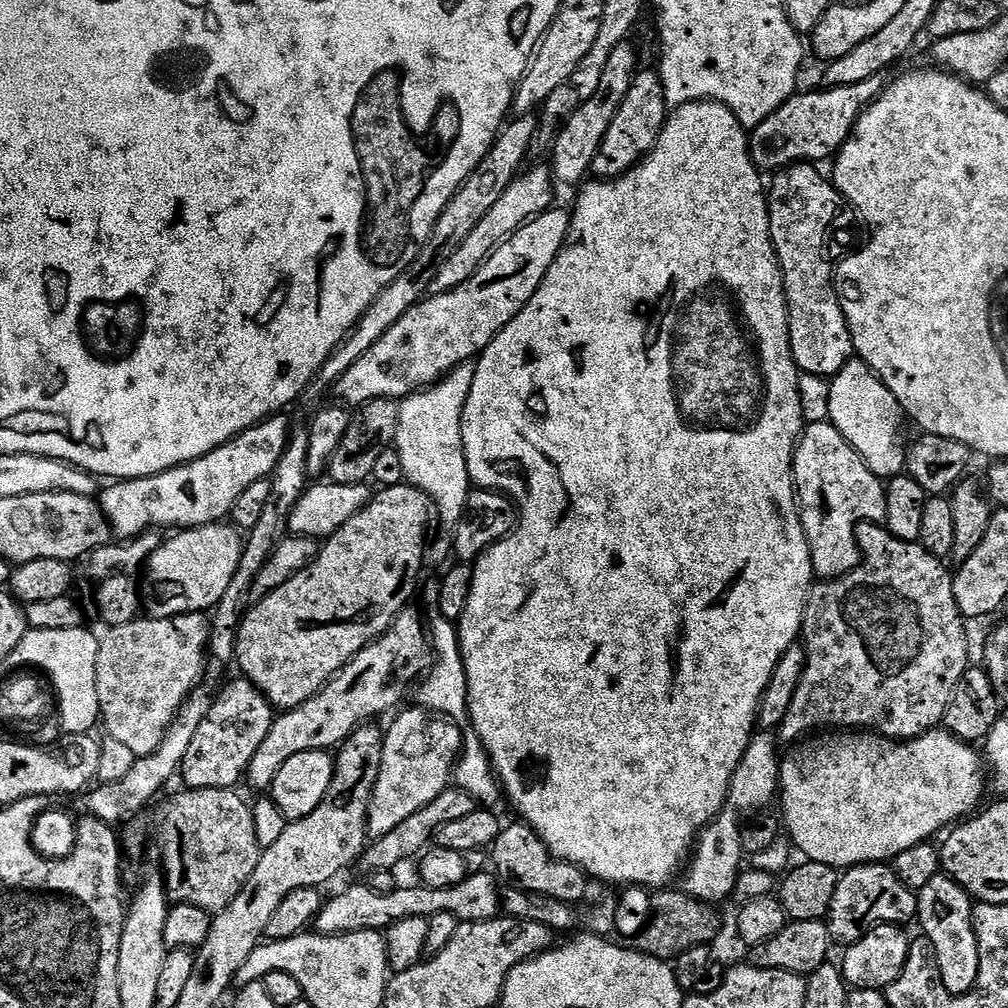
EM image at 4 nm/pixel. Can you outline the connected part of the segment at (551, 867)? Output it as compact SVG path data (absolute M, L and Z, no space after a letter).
M505 823L501 827L498 838L492 843L490 864L495 875L505 885L515 886L534 894L546 894L546 898L558 898L558 902L579 905L578 902L587 894L588 883L590 883L586 873L576 864L568 864L565 860L554 856L544 845L544 840L538 838L538 834L529 824L515 823Z

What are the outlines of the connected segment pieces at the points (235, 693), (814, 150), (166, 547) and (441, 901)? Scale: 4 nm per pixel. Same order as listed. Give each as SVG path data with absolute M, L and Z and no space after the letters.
M246 678L232 680L224 688L224 693L213 699L202 726L194 733L190 750L180 764L179 775L189 789L193 788L230 788L235 789L239 780L245 779L248 766L258 746L262 746L274 719L271 702Z
M883 75L866 78L866 82L854 82L850 86L821 87L821 92L801 91L791 96L766 122L750 132L752 161L761 170L783 170L801 162L817 162L835 157L845 142L861 112L884 91Z
M228 522L203 524L172 535L177 536L172 536L169 540L167 537L146 565L146 612L149 617L157 620L204 614L215 609L238 570L242 551L241 533Z
M485 870L483 872L473 872L467 876L462 882L458 882L458 886L446 886L446 890L434 890L433 888L428 888L425 884L417 883L415 885L416 888L404 888L404 886L397 886L393 892L390 894L381 894L380 892L375 892L374 890L370 890L367 886L367 883L360 882L360 884L356 884L353 888L348 888L345 892L340 892L337 896L332 896L323 901L321 910L319 914L316 915L314 921L315 931L321 932L323 936L337 936L338 934L342 934L343 932L362 932L365 930L387 930L390 925L394 922L398 922L402 918L414 918L415 916L433 916L434 914L442 914L445 912L446 914L454 914L456 916L457 921L463 922L465 924L473 924L474 922L482 922L483 920L495 920L497 916L501 915L502 909L500 906L500 893L501 889L499 887L496 888L496 884L498 885L498 880L495 875L491 871Z

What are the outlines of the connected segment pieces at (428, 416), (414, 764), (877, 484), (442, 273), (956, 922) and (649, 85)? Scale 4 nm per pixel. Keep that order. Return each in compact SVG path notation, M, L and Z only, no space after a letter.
M475 363L459 364L440 383L399 401L400 421L394 446L398 454L402 454L404 479L428 495L438 524L440 520L440 533L437 536L435 533L426 556L429 565L444 564L448 556L450 558L453 555L453 536L456 527L465 519L470 481L462 446L462 418L475 373Z
M419 706L411 707L405 707L384 732L382 766L368 803L368 835L372 838L390 834L390 830L402 826L410 814L416 814L422 806L430 806L454 780L462 747L461 725Z
M809 423L804 431L800 433L800 438L796 442L796 453L792 456L792 483L796 485L796 499L800 509L800 521L804 527L804 533L808 539L808 545L812 551L812 571L821 581L835 580L837 576L843 576L844 573L852 571L862 559L861 545L856 543L856 526L861 522L883 522L886 518L886 484L879 476L876 476L866 466L866 462L862 462L859 454L852 449L846 442L846 438L842 438L842 434L838 434L838 430L832 423Z
M544 167L532 168L528 173L526 172L517 175L516 179L512 181L512 185L506 190L506 194L502 194L502 198L498 198L498 202L494 202L494 206L490 206L490 214L486 214L486 218L482 218L482 222L478 222L478 226L474 226L474 230L470 230L470 234L466 234L466 242L462 242L462 246L458 246L458 250L454 254L450 254L450 258L446 258L446 262L442 262L440 267L432 273L430 288L433 293L454 290L458 286L462 286L462 282L466 282L480 269L480 265L487 260L501 242L507 240L522 225L527 224L533 216L541 216L543 212L549 211L553 207L554 177L551 171Z
M947 874L930 878L916 898L916 915L923 939L929 940L936 952L936 965L942 986L952 996L965 996L976 987L979 959L976 956L976 931L972 925L973 897Z
M637 71L632 78L630 90L622 98L606 134L602 138L602 146L598 146L598 154L594 154L591 175L596 178L615 178L630 171L635 164L639 164L652 147L658 142L660 131L664 129L664 122L668 119L669 106L664 98L661 73Z

